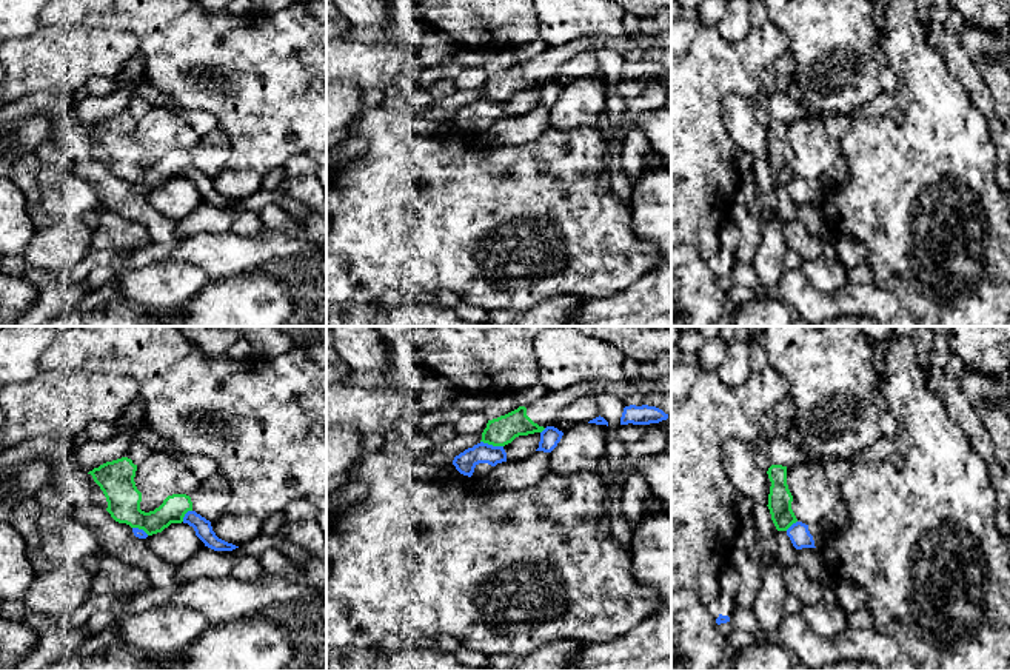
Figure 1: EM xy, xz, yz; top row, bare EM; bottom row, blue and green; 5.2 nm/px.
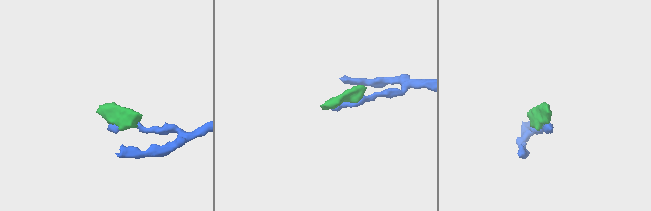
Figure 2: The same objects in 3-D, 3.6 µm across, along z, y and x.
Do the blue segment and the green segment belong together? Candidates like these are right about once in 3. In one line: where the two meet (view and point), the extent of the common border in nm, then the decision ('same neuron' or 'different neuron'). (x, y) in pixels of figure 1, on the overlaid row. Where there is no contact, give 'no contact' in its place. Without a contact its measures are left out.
meets blue in xz at (491, 445); contact 120 nm long; different neuron

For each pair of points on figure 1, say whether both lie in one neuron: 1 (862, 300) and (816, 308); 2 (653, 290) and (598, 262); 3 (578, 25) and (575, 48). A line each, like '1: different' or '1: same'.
1: same
2: different
3: different

